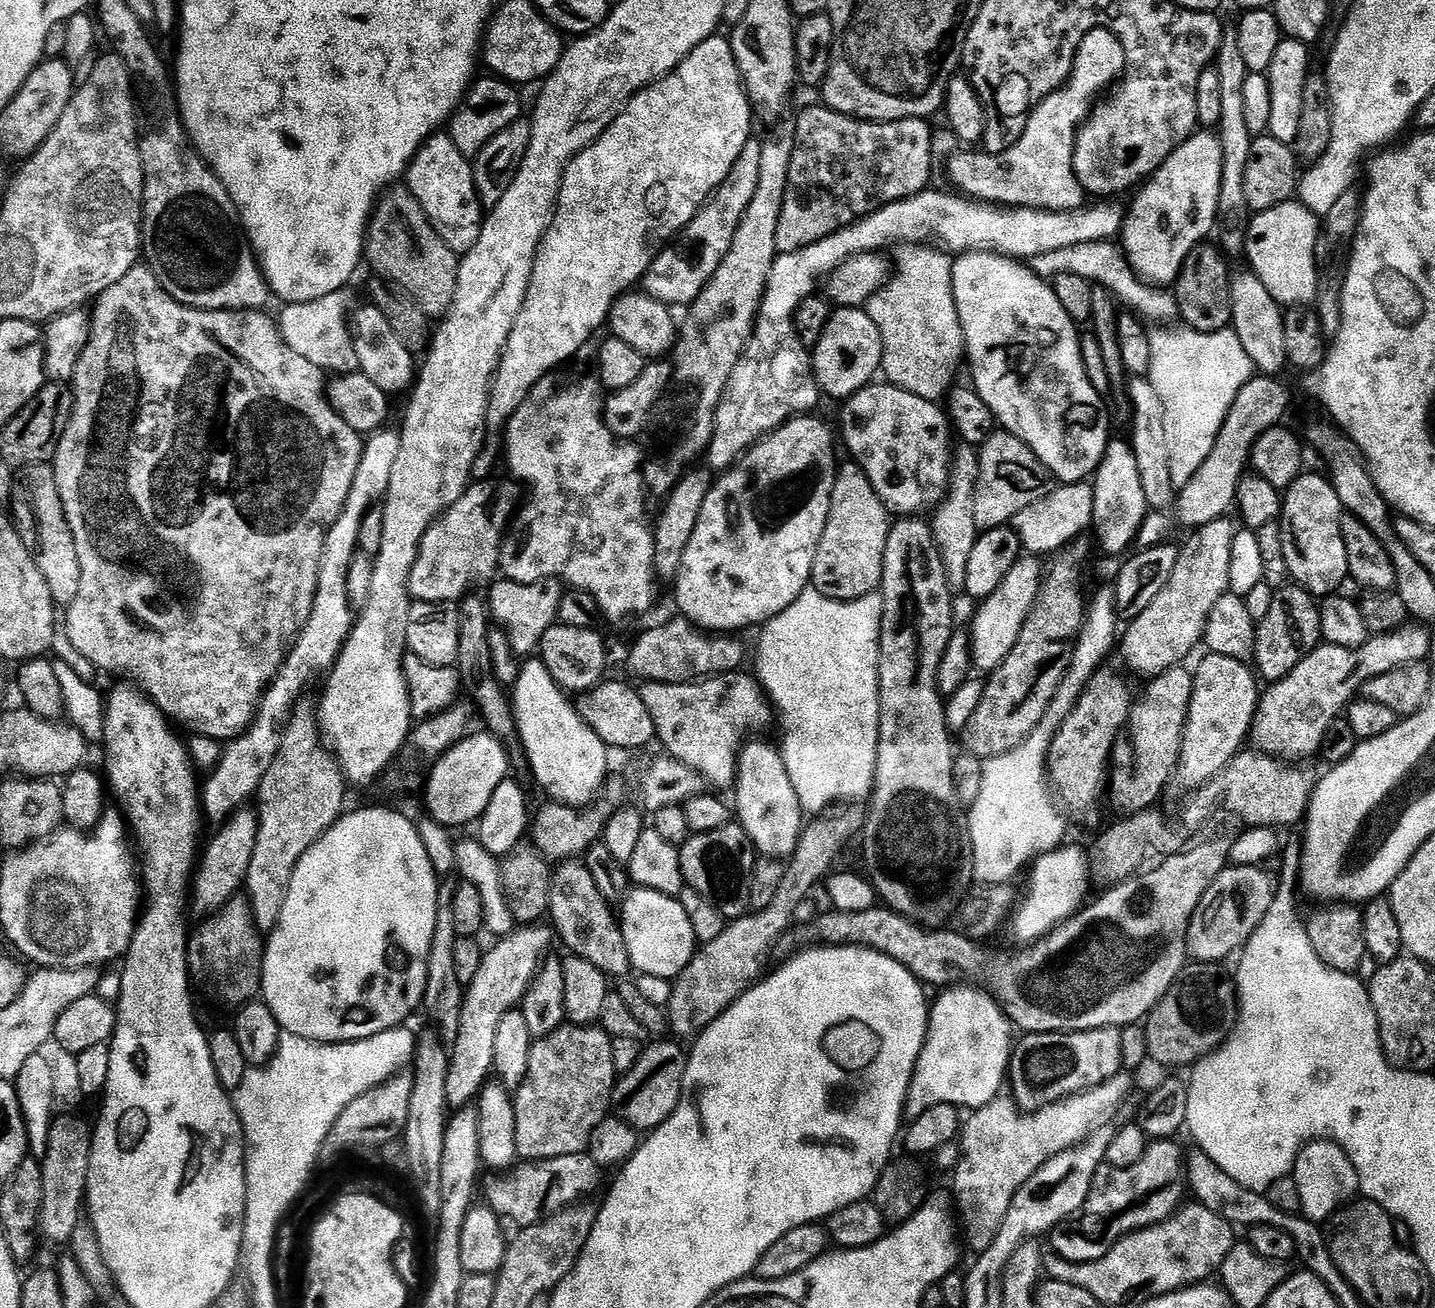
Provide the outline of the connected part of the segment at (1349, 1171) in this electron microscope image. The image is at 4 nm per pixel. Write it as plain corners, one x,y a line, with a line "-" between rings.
1327,1138
1309,1140
1298,1154
1296,1167
1290,1175
1298,1182
1298,1190
1302,1194
1300,1212
1305,1220
1331,1221
1332,1216
1345,1207
1362,1188
1354,1162
1350,1162
1347,1152

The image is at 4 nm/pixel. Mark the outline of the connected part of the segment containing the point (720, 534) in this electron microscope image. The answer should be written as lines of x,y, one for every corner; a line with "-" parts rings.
797,414
785,420
779,428
760,437
731,467
723,469
715,477
710,494
706,494
706,502
702,502
702,514
698,514
698,526
694,526
694,534
690,534
690,546
686,546
686,555
682,558
682,566
674,577
676,583
676,604
680,607
679,615
692,621
697,628
703,628
712,634
736,634
739,628
763,626
773,620
790,602
798,598
805,588
809,587
814,558
818,550
818,542
822,542
822,530
826,530
826,518
830,514
830,494
836,481
836,448
832,445
832,432
812,414

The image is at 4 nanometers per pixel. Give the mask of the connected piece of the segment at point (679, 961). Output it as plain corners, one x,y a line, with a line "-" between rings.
633,887
619,905
618,923
626,938
632,967
639,974
654,974
654,978
675,981
696,953
698,941
694,926
690,926
690,918
686,918
686,910
682,910
677,897
667,896
658,890

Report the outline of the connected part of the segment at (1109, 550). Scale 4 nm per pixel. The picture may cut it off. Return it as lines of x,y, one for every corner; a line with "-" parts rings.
1109,439
1102,462
1096,467
1092,489
1092,523
1095,532
1100,534
1100,542
1106,550
1104,552
1112,558
1118,558
1120,555
1123,557
1129,551
1127,548
1136,544
1136,535
1144,525
1144,520
1150,515
1146,490
1142,490
1142,478
1138,474
1138,458
1134,458
1134,450
1127,439

